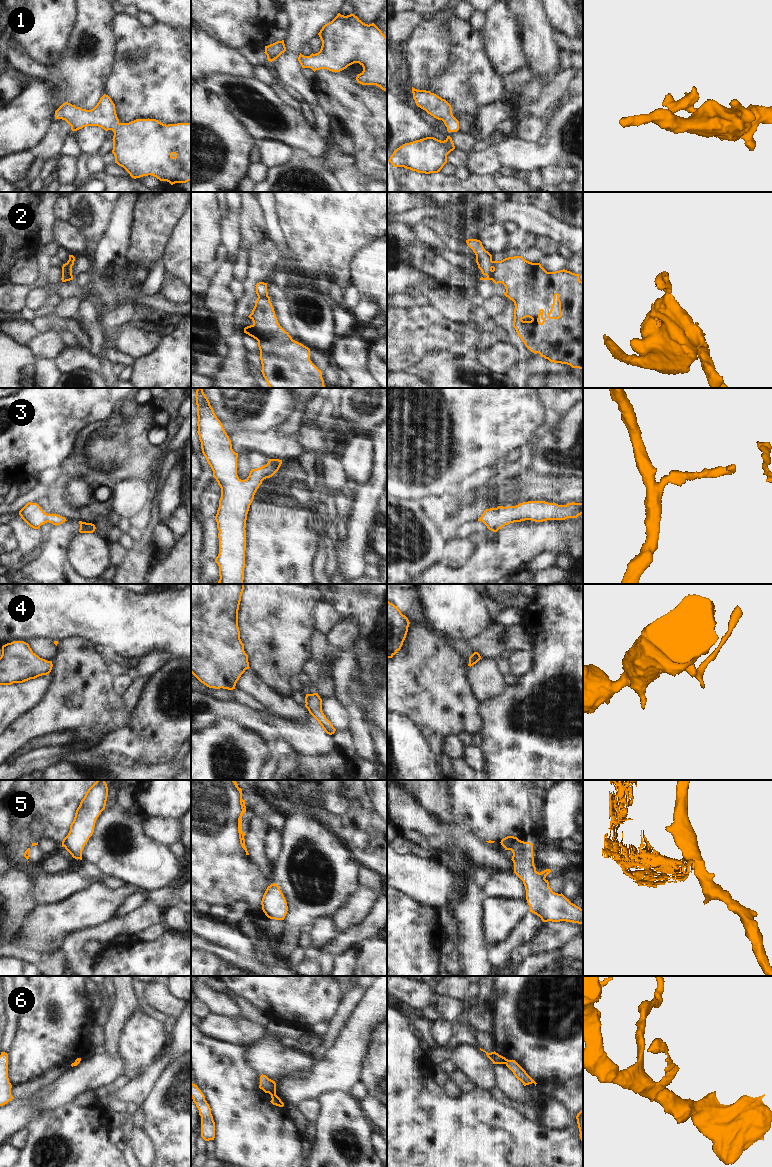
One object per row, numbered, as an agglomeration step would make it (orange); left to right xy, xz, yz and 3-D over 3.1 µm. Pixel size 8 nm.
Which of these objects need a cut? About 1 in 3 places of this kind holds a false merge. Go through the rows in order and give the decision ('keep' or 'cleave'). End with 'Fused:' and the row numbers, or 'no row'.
1: keep
2: cleave
3: keep
4: keep
5: cleave
6: cleave
Fused: 2, 5, 6

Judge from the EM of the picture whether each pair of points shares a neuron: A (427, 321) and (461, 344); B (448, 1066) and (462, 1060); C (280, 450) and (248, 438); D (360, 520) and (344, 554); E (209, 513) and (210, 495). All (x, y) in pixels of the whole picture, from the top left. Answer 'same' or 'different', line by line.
A: same
B: different
C: same
D: same
E: same

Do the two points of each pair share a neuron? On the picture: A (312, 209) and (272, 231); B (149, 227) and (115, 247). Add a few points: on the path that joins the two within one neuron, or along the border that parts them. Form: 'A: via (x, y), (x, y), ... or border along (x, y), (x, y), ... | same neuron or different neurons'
A: border along (273, 204), (276, 210), (277, 223), (288, 249) | different neurons
B: border along (134, 208), (130, 231) | different neurons

